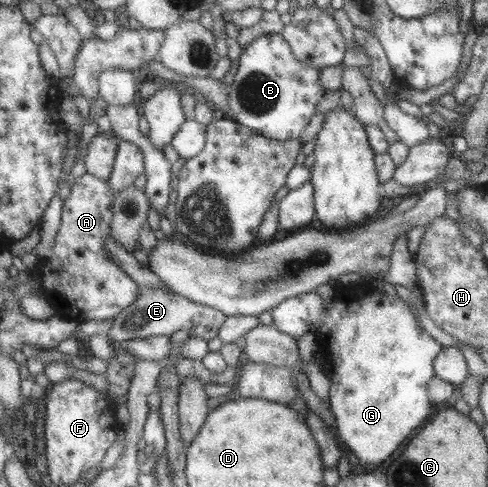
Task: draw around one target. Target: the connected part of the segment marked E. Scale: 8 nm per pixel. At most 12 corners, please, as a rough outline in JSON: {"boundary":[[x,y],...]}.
{"boundary":[[141,290],[114,318],[115,342],[170,336],[210,340],[226,319],[171,290]]}

